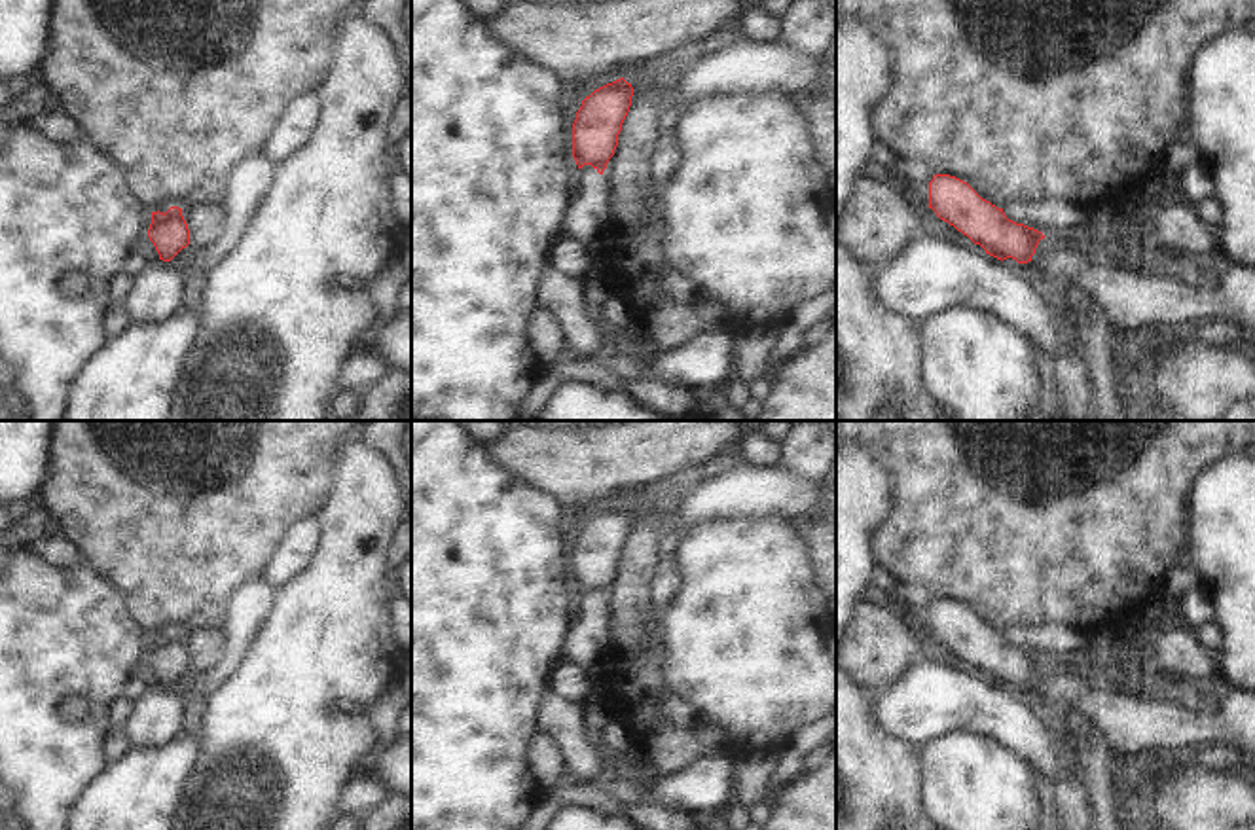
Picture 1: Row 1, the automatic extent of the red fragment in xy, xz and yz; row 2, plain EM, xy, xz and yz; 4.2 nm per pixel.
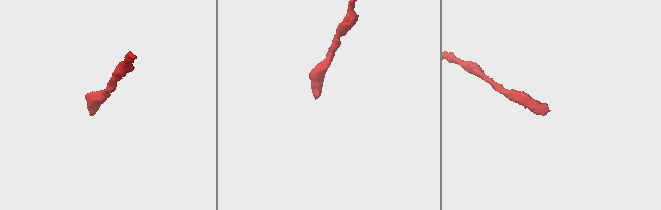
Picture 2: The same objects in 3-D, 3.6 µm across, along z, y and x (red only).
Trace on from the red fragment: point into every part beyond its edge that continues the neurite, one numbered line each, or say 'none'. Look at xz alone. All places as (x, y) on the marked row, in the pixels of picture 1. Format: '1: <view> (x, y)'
none

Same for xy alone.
none

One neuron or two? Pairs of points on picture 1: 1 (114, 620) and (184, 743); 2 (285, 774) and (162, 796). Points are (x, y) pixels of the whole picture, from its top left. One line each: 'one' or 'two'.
1: two
2: two

